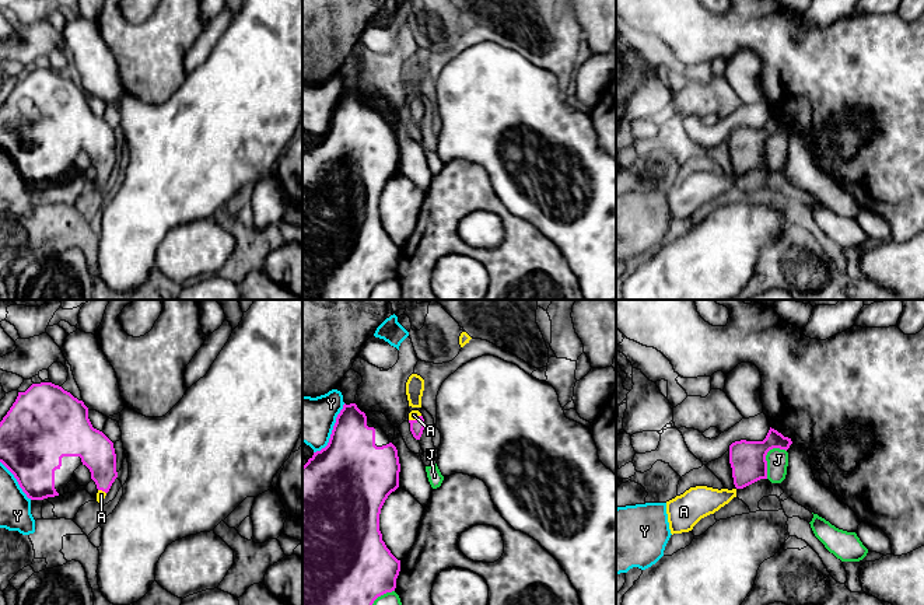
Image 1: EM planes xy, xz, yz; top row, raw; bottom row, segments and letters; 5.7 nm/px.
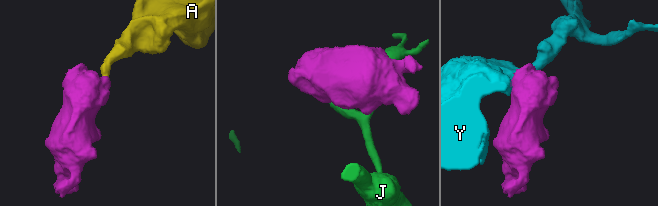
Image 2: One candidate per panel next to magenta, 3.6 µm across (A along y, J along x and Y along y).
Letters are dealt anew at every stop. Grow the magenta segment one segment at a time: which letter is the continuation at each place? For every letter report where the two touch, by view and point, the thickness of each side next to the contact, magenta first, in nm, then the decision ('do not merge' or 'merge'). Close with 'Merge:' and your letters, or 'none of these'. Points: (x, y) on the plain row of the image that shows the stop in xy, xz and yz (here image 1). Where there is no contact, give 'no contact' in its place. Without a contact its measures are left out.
A: xz (416, 105) | 80/60 nm | merge
J: yz (765, 143) | 200/130 nm | do not merge
Y: xz (332, 116) | 400/280 nm | do not merge
Merge: A

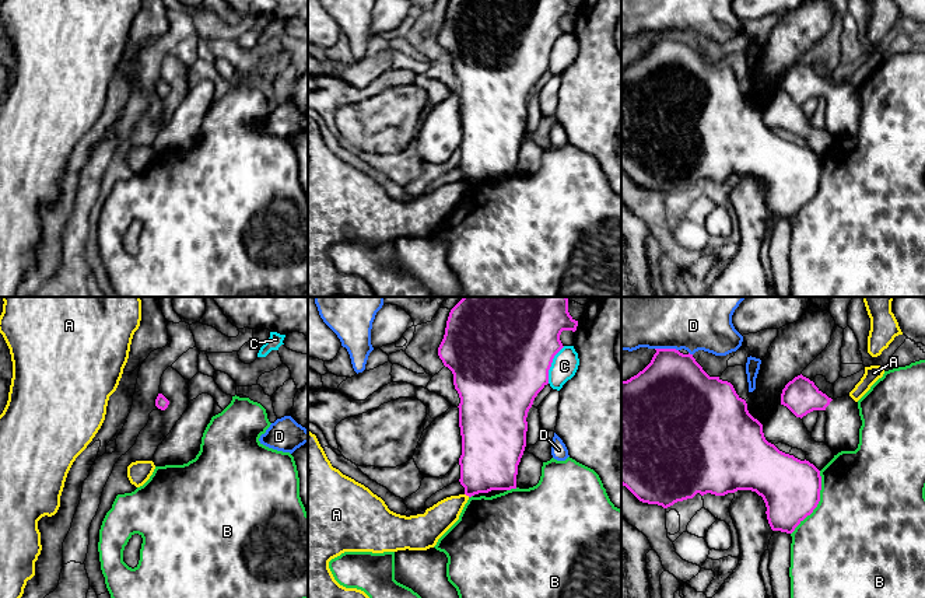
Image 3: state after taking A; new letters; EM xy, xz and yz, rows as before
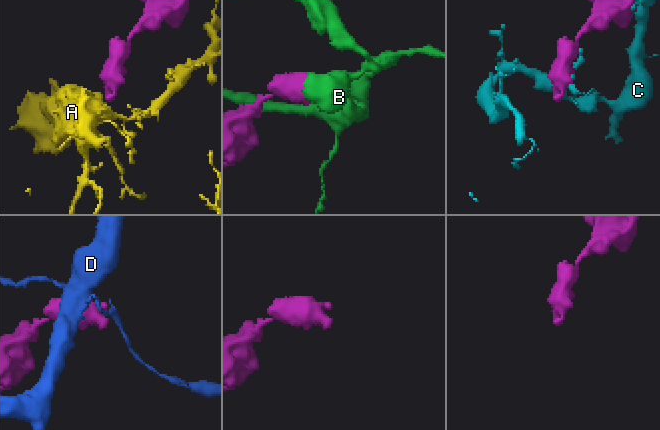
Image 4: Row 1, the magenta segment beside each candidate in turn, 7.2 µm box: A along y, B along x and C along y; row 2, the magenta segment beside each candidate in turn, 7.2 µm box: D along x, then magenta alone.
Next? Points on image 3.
A: xz (468, 181) | 320/170 nm | do not merge
B: yz (817, 189) | 340/500 nm | do not merge
C: xz (550, 51) | 500/150 nm | do not merge
D: yz (666, 35) | 420/220 nm | do not merge
Merge: none of these

